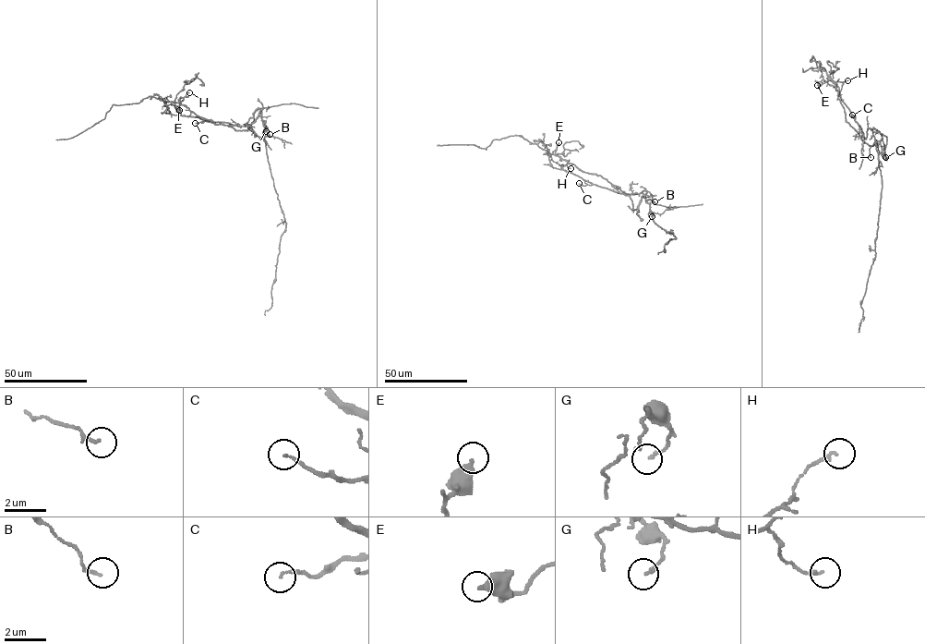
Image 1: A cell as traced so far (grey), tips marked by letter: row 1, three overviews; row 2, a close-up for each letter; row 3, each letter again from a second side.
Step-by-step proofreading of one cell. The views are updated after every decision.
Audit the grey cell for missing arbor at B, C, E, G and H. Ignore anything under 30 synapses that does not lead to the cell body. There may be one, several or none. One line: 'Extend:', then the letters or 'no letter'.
Extend: no letter

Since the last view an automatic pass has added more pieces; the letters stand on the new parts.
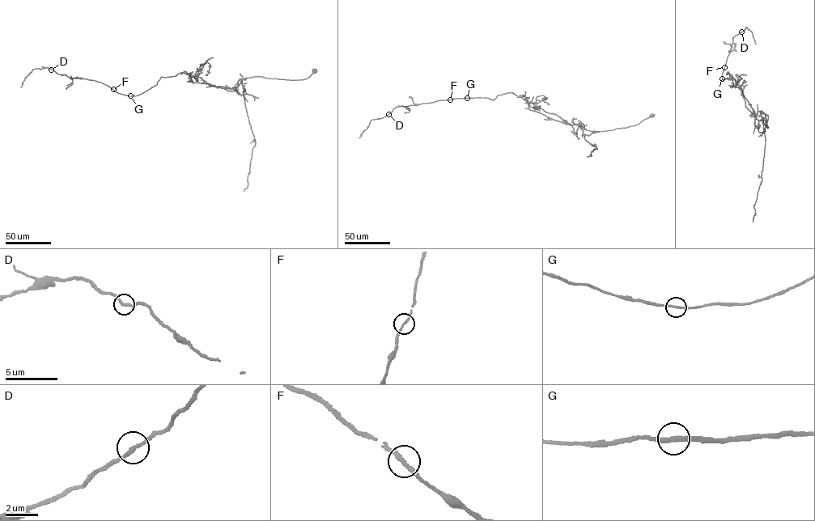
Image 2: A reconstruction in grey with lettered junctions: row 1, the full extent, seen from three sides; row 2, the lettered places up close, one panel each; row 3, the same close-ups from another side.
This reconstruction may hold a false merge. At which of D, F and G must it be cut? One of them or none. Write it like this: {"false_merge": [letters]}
{"false_merge": []}

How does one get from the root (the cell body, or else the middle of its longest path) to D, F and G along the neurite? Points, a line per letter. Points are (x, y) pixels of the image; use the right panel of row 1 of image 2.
D: (758, 126), (763, 131), (767, 115), (746, 108), (727, 71), (723, 80), (732, 37), (741, 31)
F: (758, 126), (763, 131), (767, 115), (746, 108), (731, 74), (723, 80), (724, 67)
G: (758, 126), (763, 131), (767, 115), (758, 110), (756, 116), (746, 108), (727, 72), (730, 78), (722, 78)

